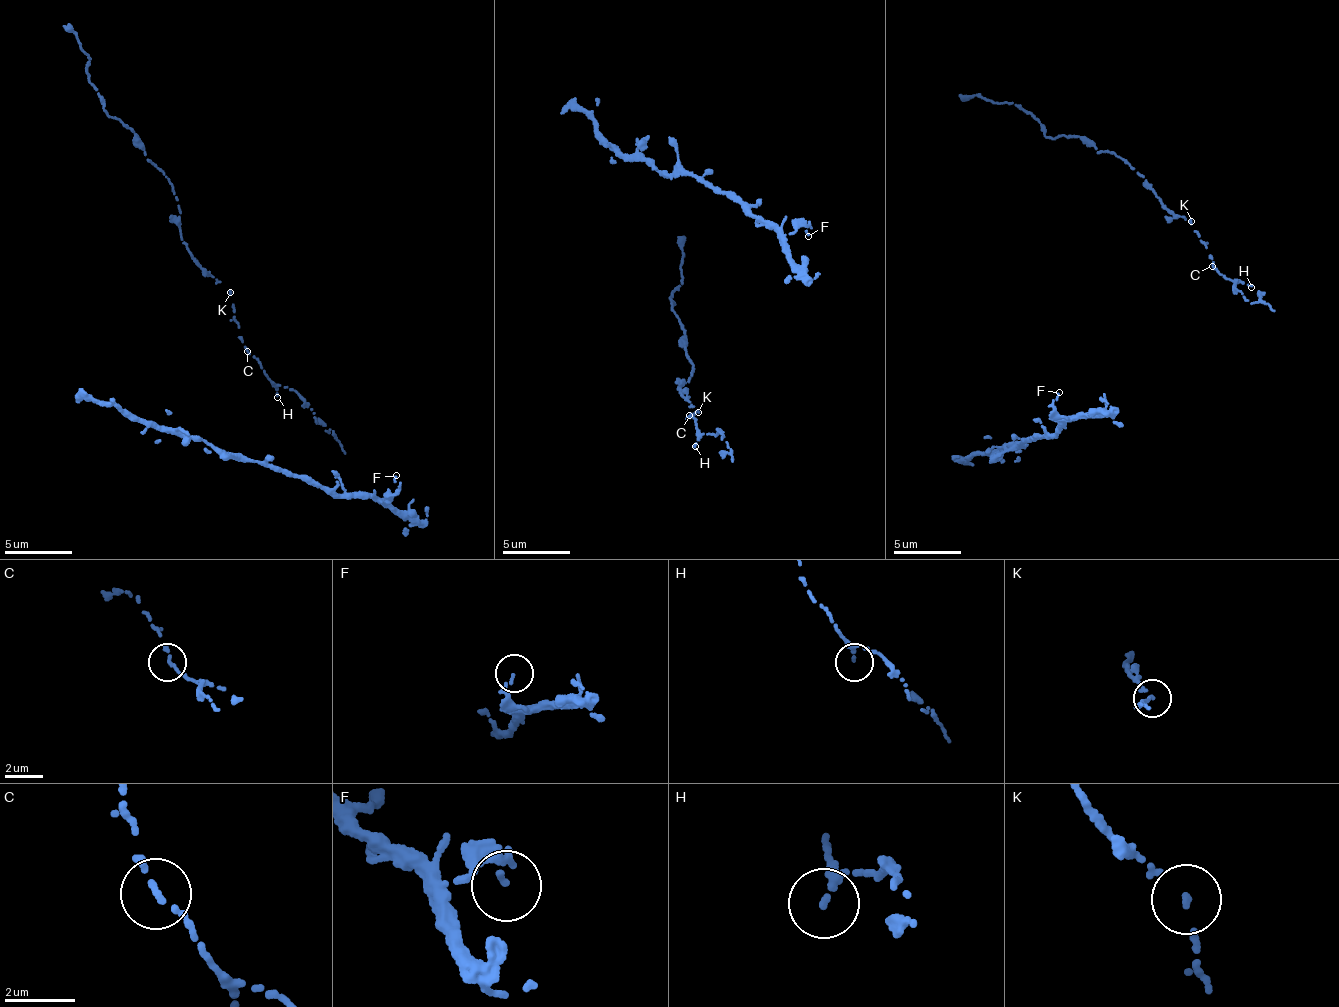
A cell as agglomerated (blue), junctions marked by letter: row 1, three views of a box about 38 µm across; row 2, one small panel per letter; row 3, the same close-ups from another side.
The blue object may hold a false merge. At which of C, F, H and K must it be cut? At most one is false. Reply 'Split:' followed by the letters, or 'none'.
Split: none

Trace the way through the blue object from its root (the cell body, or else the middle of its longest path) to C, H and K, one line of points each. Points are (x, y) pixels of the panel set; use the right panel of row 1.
C: (1252, 303), (1250, 305), (1235, 286), (1236, 279), (1231, 281), (1212, 266)
H: (1252, 303), (1250, 305), (1235, 286), (1237, 282), (1234, 280), (1244, 280), (1251, 287)
K: (1252, 303), (1250, 305), (1235, 286), (1236, 279), (1231, 281), (1212, 266), (1213, 258), (1192, 222)

